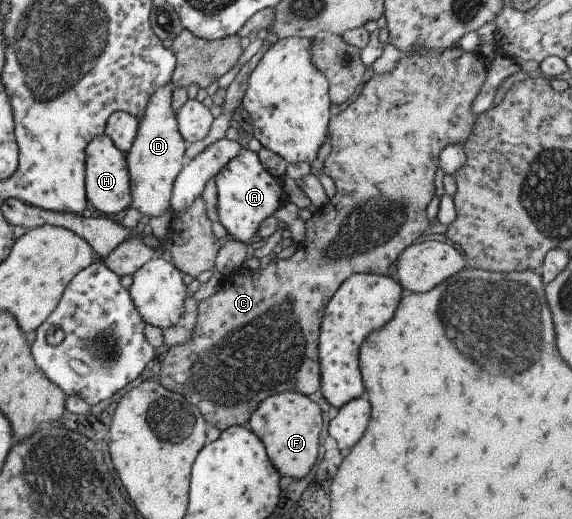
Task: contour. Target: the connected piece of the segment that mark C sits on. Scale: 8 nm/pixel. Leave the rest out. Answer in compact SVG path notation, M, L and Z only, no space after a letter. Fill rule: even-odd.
M451 48L445 50L429 50L422 54L407 55L400 57L395 69L389 73L379 73L372 76L365 84L362 85L359 95L352 103L337 115L330 115L328 122L328 137L331 151L325 157L323 163L323 174L327 175L335 185L335 194L328 202L317 211L316 215L309 217L305 222L305 235L303 241L298 243L295 253L288 259L276 259L272 255L265 259L262 264L253 271L240 266L233 271L231 275L223 276L219 291L215 291L211 297L197 302L197 323L191 331L191 337L183 345L168 347L160 356L161 369L159 369L158 383L165 390L181 395L191 405L201 413L201 417L207 426L216 427L220 432L227 429L227 426L233 424L242 424L248 421L251 413L261 404L263 399L282 393L285 391L295 391L302 395L309 396L320 387L320 368L318 363L318 330L321 321L324 318L324 310L327 303L331 300L333 293L346 281L350 276L355 274L378 274L386 273L388 267L394 263L401 251L412 245L415 239L419 238L429 221L425 217L425 208L434 196L433 187L433 169L438 167L437 151L441 151L447 145L463 145L469 137L473 137L473 129L477 123L477 114L473 113L471 103L475 95L479 93L485 77L487 77L488 64L479 53L475 51L465 51L464 49ZM179 387L187 387L187 393L181 393Z

